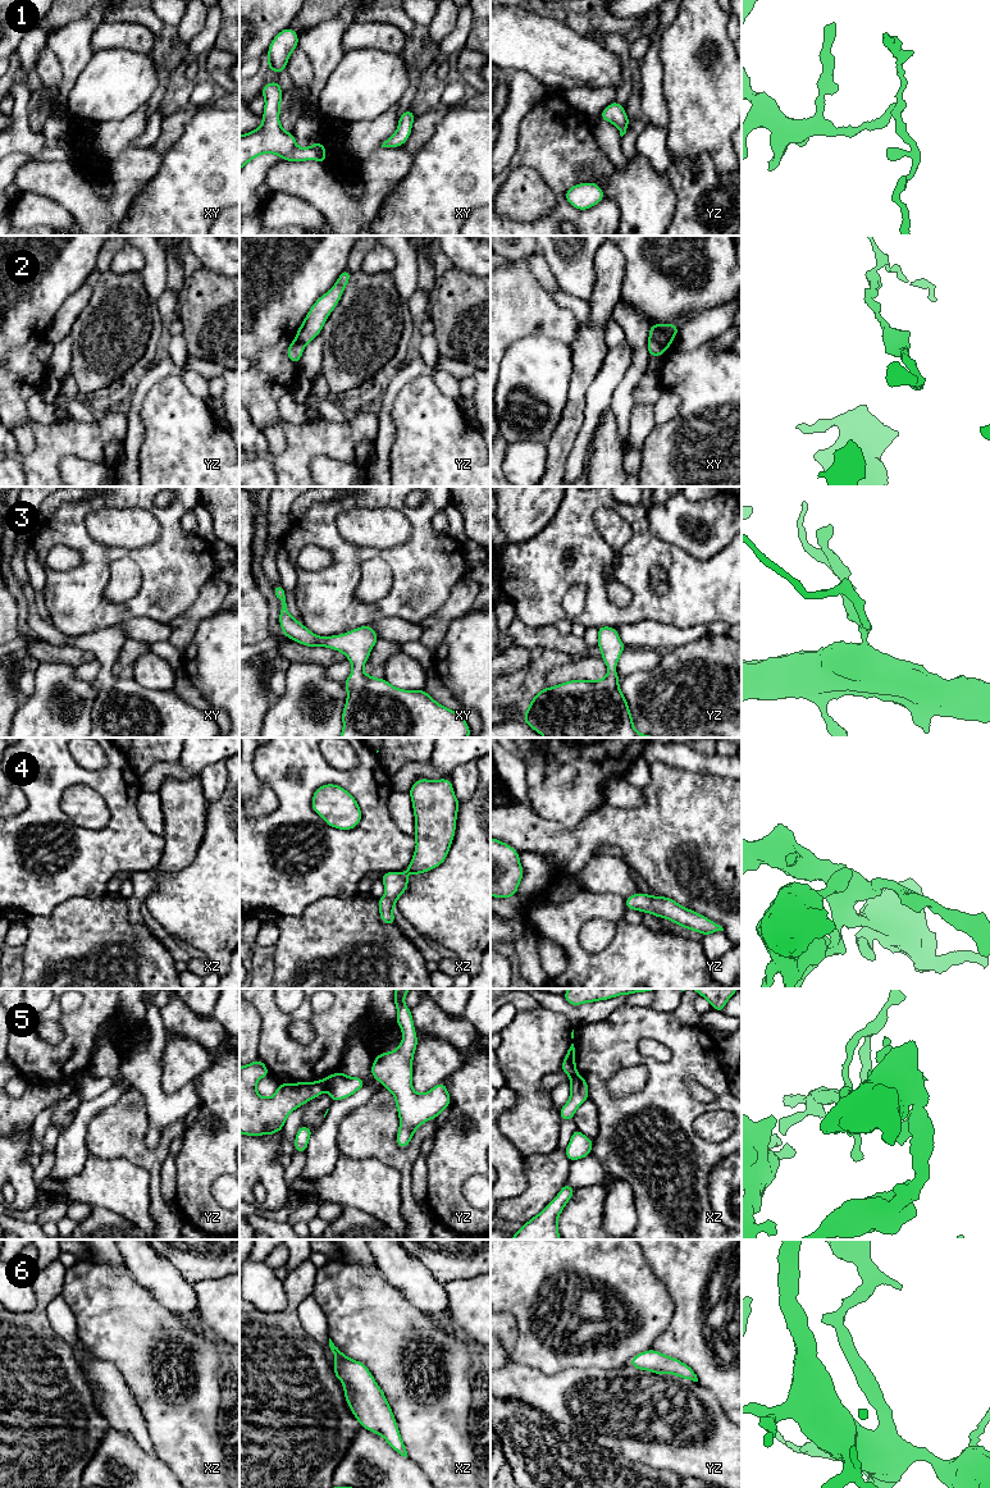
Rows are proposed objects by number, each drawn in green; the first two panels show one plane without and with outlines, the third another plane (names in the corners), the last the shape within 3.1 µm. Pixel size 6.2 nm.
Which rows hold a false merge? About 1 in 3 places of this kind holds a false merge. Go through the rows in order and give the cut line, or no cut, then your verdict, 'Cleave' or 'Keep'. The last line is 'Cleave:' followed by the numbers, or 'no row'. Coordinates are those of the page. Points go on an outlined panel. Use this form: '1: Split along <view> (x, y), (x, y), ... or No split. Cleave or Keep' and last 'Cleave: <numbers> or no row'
1: No split. Keep
2: Split along xy (649, 337), (665, 350). Cleave
3: No split. Keep
4: No split. Keep
5: Split along yz (325, 1078), (327, 1089). Cleave
6: No split. Keep
Cleave: 2, 5

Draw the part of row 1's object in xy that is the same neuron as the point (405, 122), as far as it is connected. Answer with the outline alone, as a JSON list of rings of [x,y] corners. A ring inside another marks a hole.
[[[410,109],[402,113],[398,119],[397,131],[383,142],[382,147],[402,146],[411,134],[411,127],[415,117],[416,115]]]

